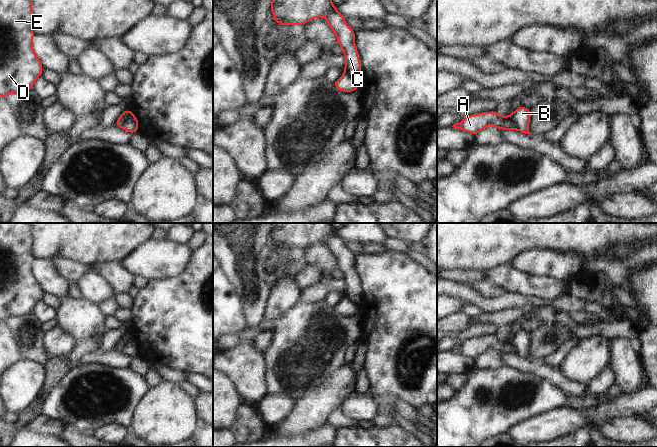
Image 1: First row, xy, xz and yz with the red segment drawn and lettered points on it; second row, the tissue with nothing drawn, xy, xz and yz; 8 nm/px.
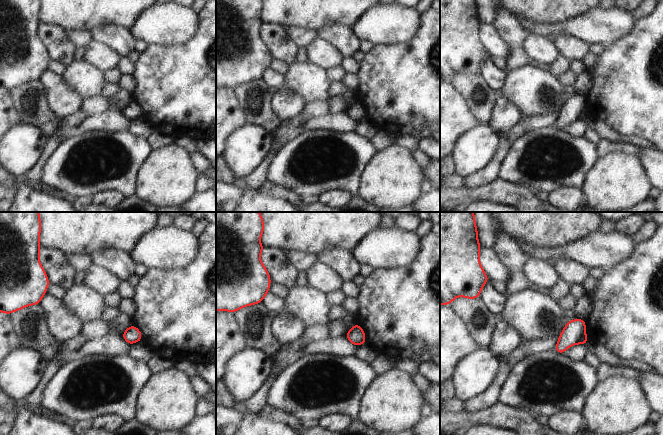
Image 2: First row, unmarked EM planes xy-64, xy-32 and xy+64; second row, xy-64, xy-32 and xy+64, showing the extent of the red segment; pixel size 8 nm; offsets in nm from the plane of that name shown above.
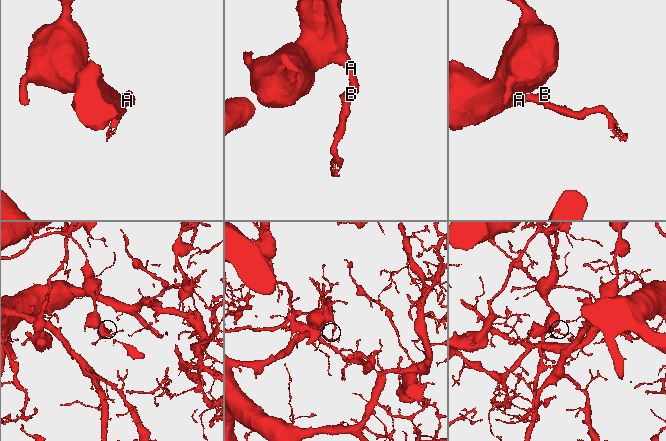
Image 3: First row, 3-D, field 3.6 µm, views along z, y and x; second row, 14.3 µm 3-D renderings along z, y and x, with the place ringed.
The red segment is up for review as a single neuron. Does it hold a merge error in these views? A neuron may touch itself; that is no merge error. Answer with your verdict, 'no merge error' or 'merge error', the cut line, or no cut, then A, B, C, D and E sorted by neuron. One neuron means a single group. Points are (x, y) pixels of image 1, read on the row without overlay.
merge error; cut in xy along (131, 336), (125, 341), (121, 351); A C D E / B

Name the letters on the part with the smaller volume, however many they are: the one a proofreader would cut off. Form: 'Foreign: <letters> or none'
Foreign: B

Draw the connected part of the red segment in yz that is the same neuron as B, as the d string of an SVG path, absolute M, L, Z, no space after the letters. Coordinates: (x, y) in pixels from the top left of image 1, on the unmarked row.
M520 330L518 333L512 335L511 339L517 354L519 356L531 359L529 356L529 347L531 343L530 333L525 330Z

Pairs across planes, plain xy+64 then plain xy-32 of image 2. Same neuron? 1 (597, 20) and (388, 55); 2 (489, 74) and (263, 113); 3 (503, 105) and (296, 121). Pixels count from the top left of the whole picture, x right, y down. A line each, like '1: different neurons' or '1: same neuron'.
1: different neurons
2: different neurons
3: different neurons

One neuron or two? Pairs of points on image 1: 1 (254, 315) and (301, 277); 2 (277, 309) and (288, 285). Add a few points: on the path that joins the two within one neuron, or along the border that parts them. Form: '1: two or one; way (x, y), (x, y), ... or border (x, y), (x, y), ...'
1: two; border (308, 264), (293, 277)
2: one; way (278, 303), (286, 291)

